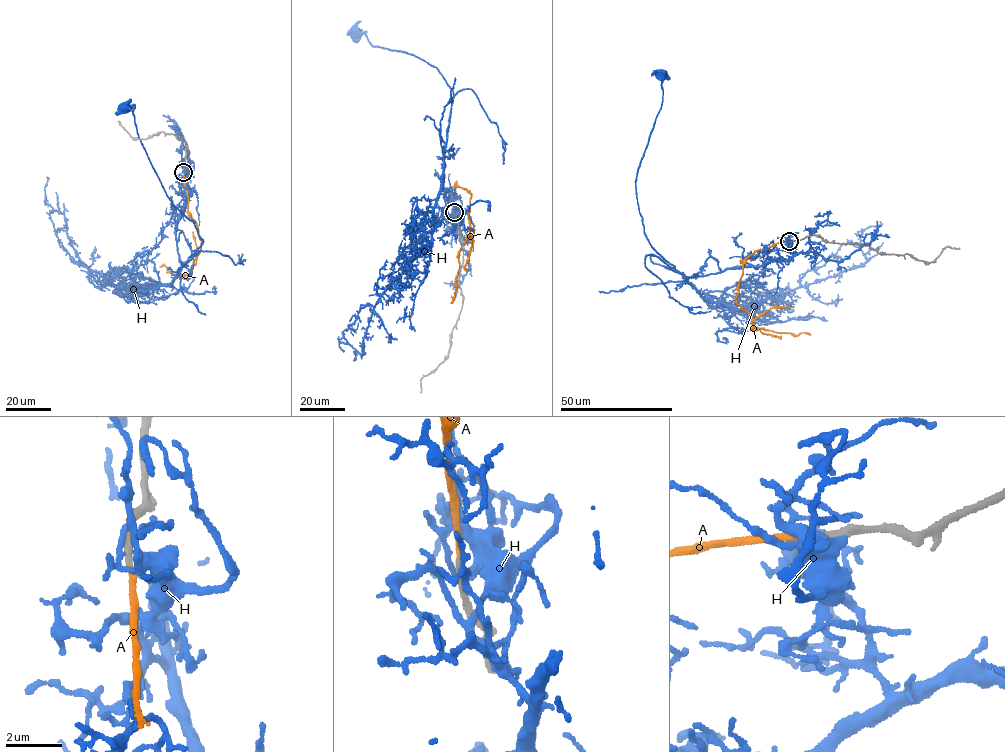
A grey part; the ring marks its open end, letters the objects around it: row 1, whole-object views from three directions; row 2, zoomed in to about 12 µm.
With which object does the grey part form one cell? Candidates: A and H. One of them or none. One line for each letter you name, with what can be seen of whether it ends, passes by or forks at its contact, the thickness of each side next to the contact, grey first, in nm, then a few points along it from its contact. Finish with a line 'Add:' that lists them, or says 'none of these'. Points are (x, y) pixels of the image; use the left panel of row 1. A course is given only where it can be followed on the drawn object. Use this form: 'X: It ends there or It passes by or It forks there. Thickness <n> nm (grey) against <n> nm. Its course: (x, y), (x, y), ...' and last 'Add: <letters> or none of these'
A: It ends there. Thickness 220 nm (grey) against 200 nm. Its course: (183, 172), (187, 209), (201, 241), (199, 253), (186, 279), (176, 277), (165, 264), (159, 267)
Add: A

